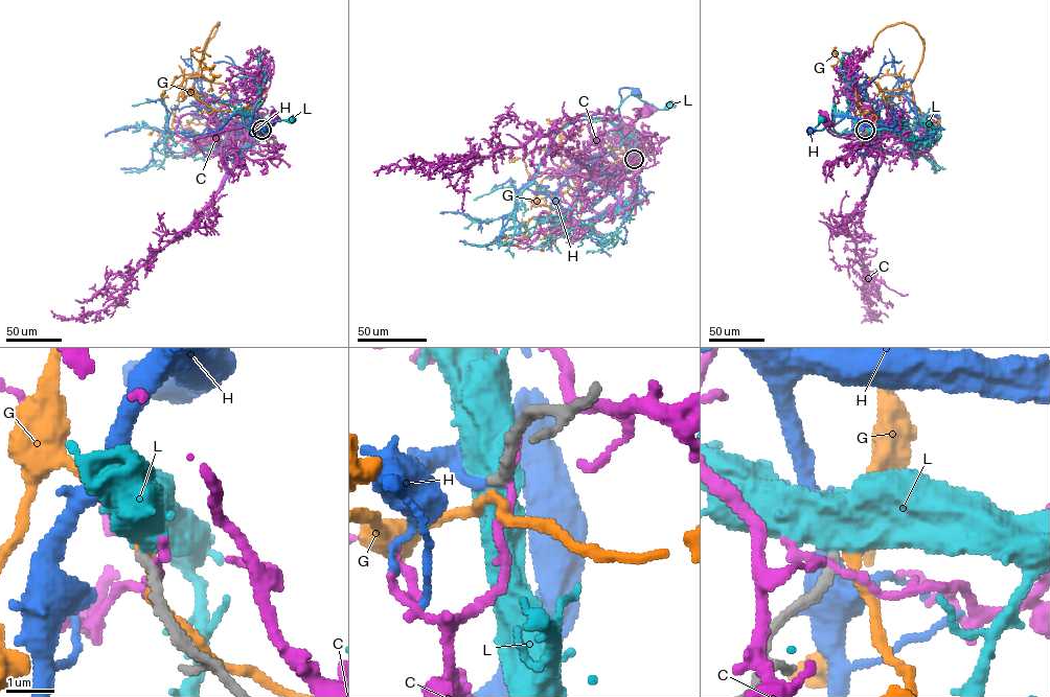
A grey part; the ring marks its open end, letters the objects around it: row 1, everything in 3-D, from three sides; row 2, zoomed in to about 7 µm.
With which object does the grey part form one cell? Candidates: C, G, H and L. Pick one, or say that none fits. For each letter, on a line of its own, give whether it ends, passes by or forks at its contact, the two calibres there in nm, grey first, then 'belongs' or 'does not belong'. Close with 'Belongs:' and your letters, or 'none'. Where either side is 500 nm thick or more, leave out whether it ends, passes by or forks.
C: it ends | 280/200 nm | does not belong
G: it passes by | 240/170 nm | does not belong
H: it ends | 220/190 nm | belongs
L: 240/700 nm | does not belong
Belongs: H

